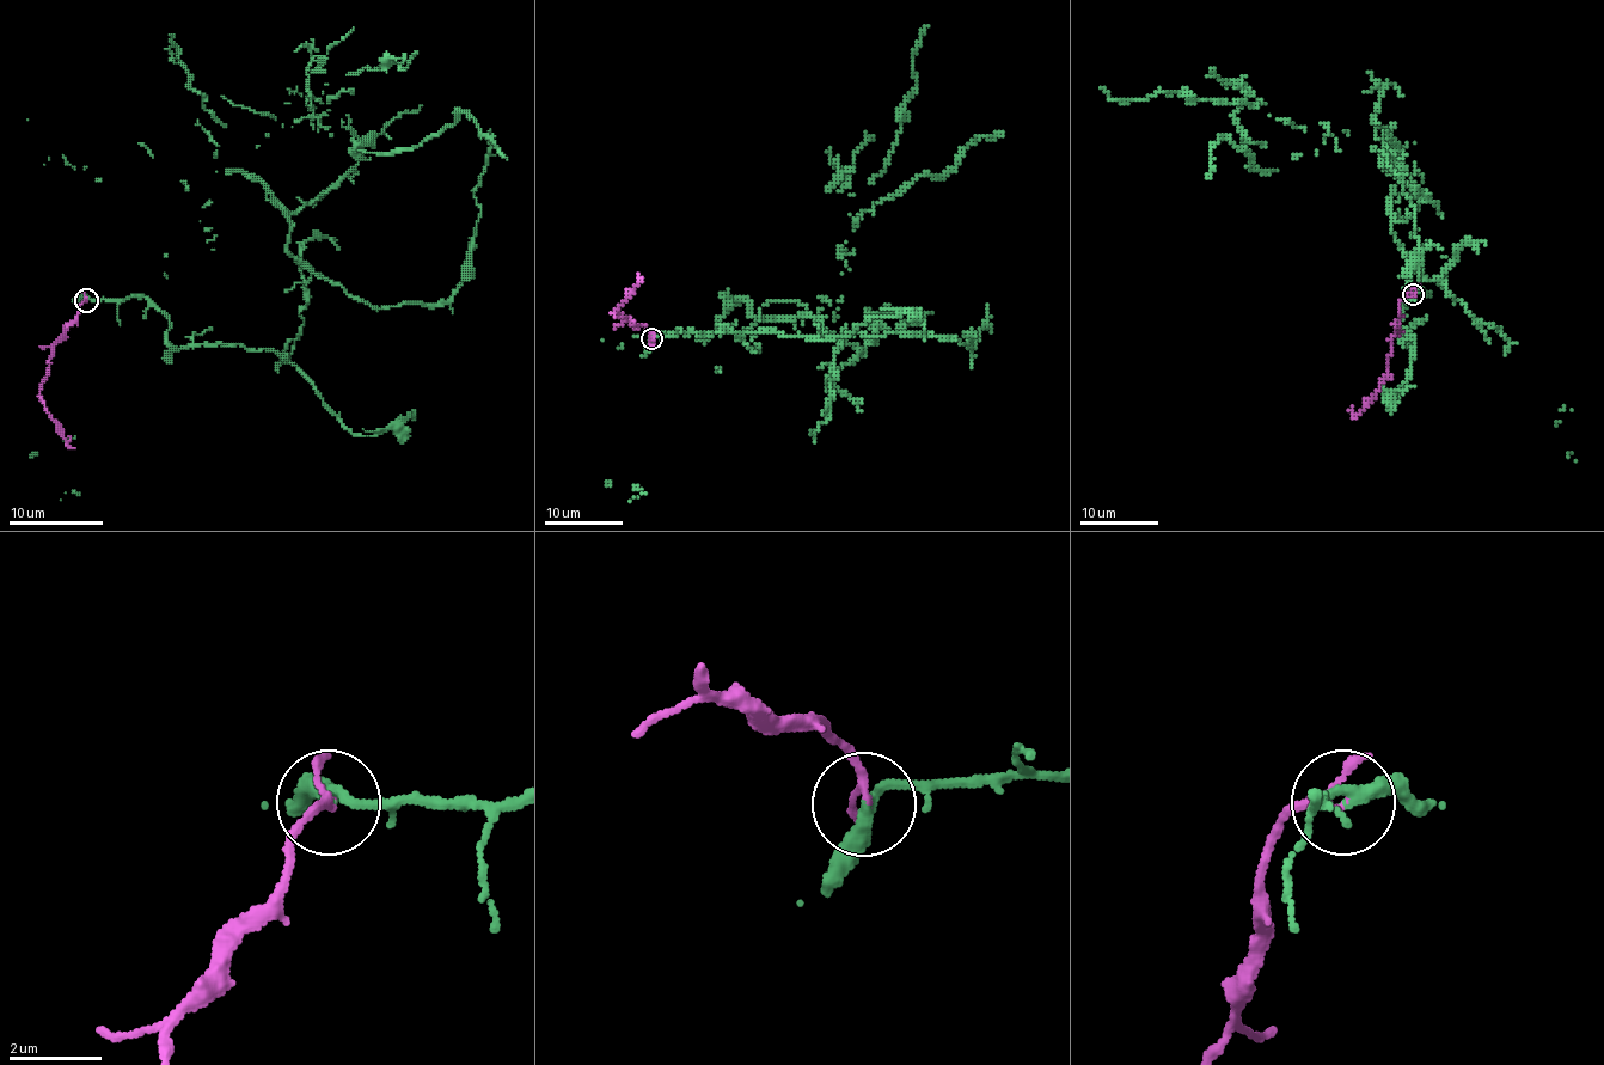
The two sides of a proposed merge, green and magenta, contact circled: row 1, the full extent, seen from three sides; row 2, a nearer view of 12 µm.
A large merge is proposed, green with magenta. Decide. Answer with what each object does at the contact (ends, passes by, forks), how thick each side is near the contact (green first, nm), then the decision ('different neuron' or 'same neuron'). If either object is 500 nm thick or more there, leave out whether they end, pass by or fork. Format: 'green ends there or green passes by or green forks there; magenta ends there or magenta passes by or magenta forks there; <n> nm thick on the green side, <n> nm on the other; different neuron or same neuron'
green passes by; magenta passes by; 280 nm thick on the green side, 140 nm on the other; same neuron

